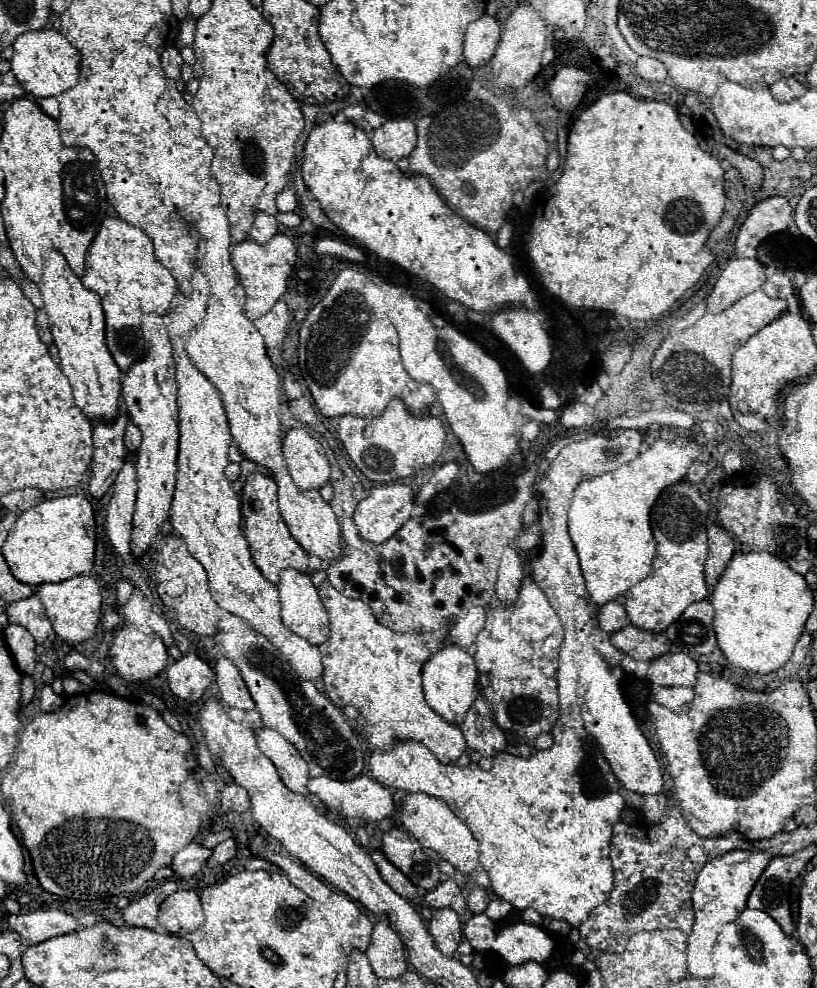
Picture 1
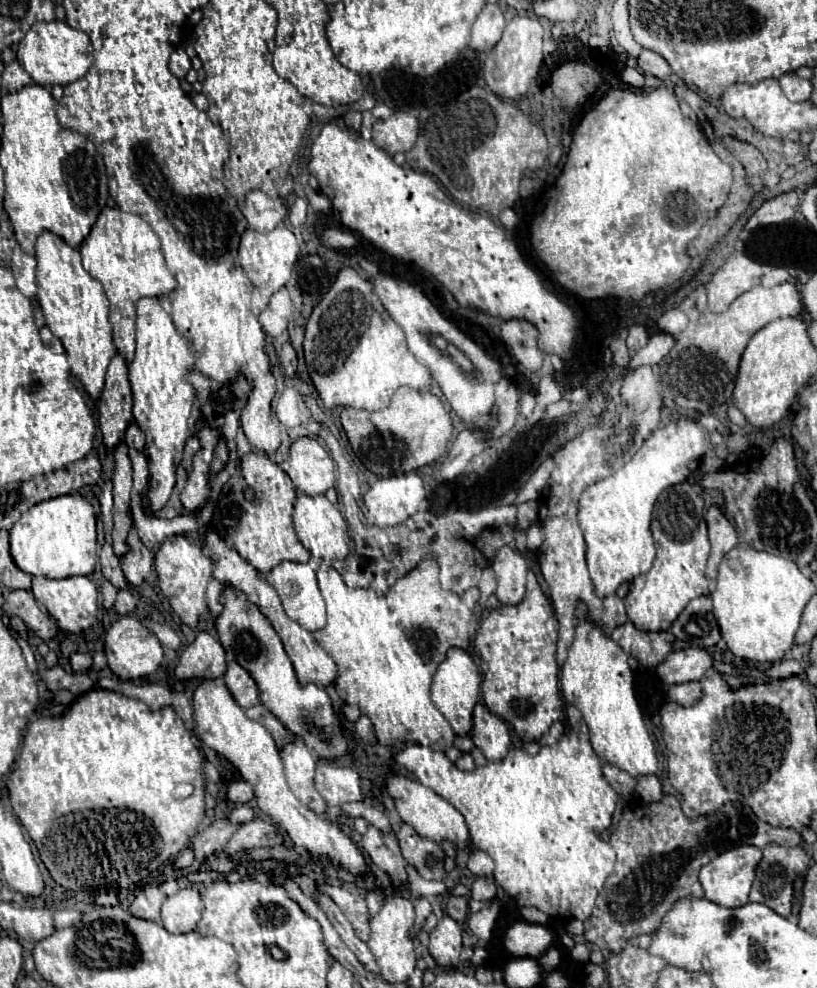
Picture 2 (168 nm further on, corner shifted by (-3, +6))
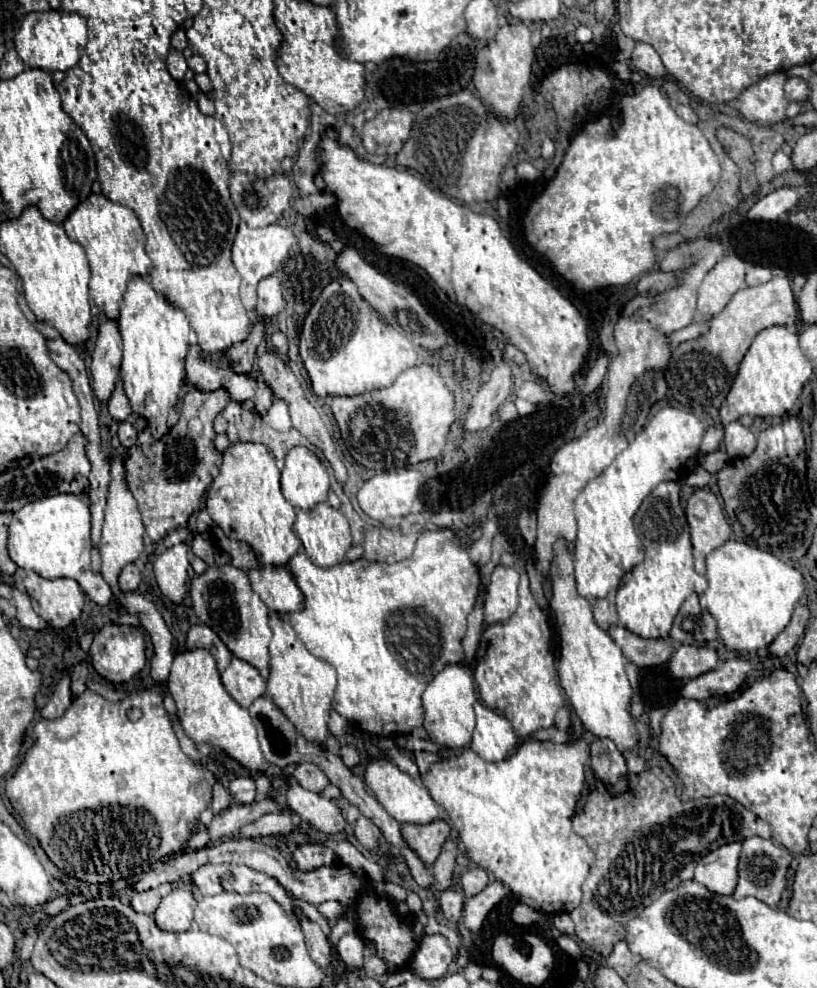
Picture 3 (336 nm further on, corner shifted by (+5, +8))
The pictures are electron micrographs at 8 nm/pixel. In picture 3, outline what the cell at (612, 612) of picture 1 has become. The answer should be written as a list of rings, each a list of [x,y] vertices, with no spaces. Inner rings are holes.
[[[595,599],[593,601],[593,615],[595,615],[595,621],[601,629],[609,629],[613,623],[617,623],[617,611],[615,607],[607,601],[607,599]]]

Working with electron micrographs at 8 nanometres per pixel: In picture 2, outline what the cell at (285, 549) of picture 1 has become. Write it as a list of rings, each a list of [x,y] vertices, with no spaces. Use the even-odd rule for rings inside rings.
[[[247,453],[241,459],[241,473],[229,495],[229,503],[237,505],[239,517],[223,519],[223,523],[227,527],[231,547],[261,573],[269,573],[281,561],[307,563],[311,557],[293,529],[293,501],[295,487],[291,479],[265,453]]]

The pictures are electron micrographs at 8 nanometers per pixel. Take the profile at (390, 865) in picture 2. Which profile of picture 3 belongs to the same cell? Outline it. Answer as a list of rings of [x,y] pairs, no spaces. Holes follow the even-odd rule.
[[[361,815],[355,823],[355,837],[357,841],[369,849],[369,851],[375,851],[377,845],[379,845],[379,837],[381,837],[381,831],[377,829],[377,825],[373,825],[373,821],[369,821],[365,815]]]

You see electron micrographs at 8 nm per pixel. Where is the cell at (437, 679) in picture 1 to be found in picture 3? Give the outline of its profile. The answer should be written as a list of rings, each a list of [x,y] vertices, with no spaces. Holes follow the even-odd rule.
[[[447,665],[435,679],[427,685],[423,693],[423,711],[425,711],[425,721],[423,727],[433,743],[439,743],[447,749],[463,749],[471,741],[471,733],[475,729],[475,691],[473,691],[473,681],[465,673],[463,667],[459,665]]]

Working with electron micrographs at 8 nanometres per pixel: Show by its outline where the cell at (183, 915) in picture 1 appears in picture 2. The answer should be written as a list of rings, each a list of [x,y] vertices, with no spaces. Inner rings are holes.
[[[181,889],[161,907],[161,921],[169,933],[189,933],[201,919],[203,903],[197,889]]]

